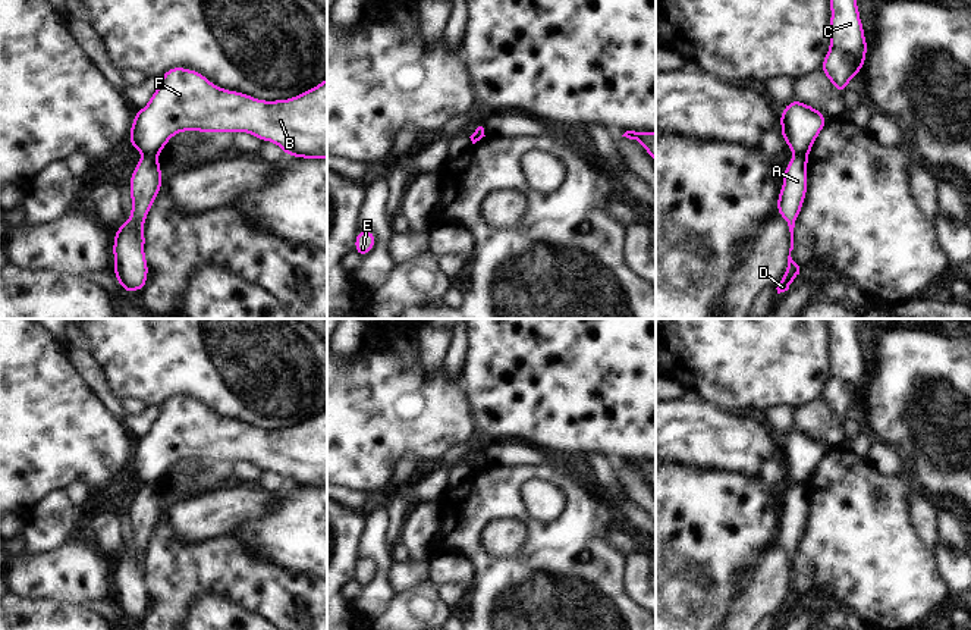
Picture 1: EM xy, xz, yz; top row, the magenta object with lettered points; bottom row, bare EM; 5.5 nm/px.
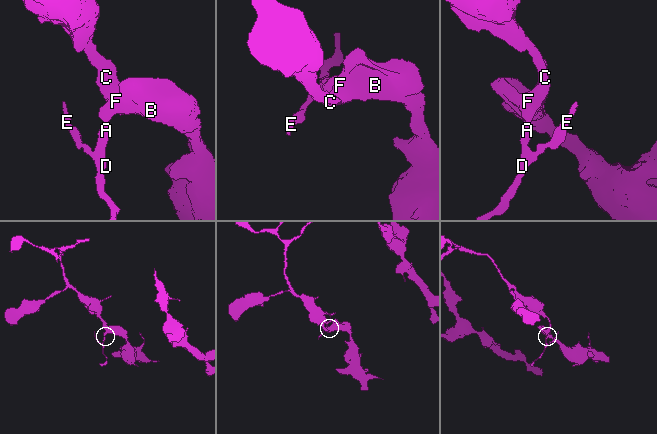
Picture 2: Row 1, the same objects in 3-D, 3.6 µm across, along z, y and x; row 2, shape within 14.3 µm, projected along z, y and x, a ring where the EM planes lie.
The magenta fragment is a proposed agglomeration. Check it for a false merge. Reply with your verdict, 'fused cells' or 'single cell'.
fused cells

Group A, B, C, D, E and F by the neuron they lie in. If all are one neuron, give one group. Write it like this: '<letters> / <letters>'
A D E / B C F

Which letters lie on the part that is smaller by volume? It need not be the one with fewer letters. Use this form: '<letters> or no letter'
A, D, E

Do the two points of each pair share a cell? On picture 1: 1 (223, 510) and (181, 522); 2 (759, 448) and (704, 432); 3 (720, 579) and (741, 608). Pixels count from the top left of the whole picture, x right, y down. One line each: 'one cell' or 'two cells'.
1: one cell
2: one cell
3: two cells

